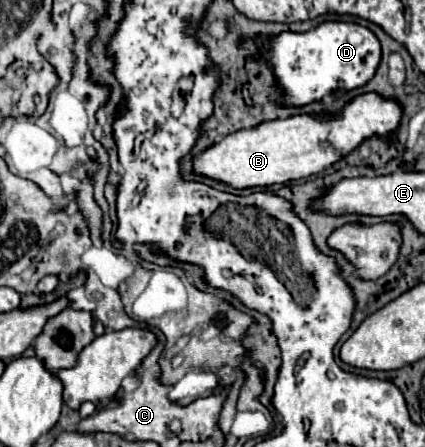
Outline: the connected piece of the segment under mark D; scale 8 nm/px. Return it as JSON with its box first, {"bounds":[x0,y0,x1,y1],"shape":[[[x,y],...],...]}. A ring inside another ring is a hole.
{"bounds":[249,21,381,107],"shape":[[[323,21],[315,29],[305,33],[281,31],[279,35],[267,37],[257,35],[257,53],[249,55],[253,61],[263,59],[271,65],[277,87],[283,89],[281,105],[303,107],[313,101],[321,101],[325,95],[335,91],[353,91],[369,83],[381,61],[379,39],[357,23]]]}

